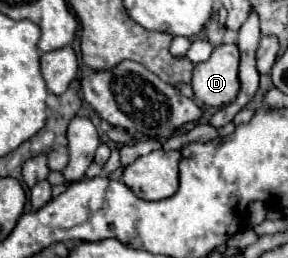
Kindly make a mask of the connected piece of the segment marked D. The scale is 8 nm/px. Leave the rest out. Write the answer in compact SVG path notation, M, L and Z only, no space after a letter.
M234 43L214 47L210 59L194 67L194 95L210 107L230 105L240 93L238 63L240 55Z

